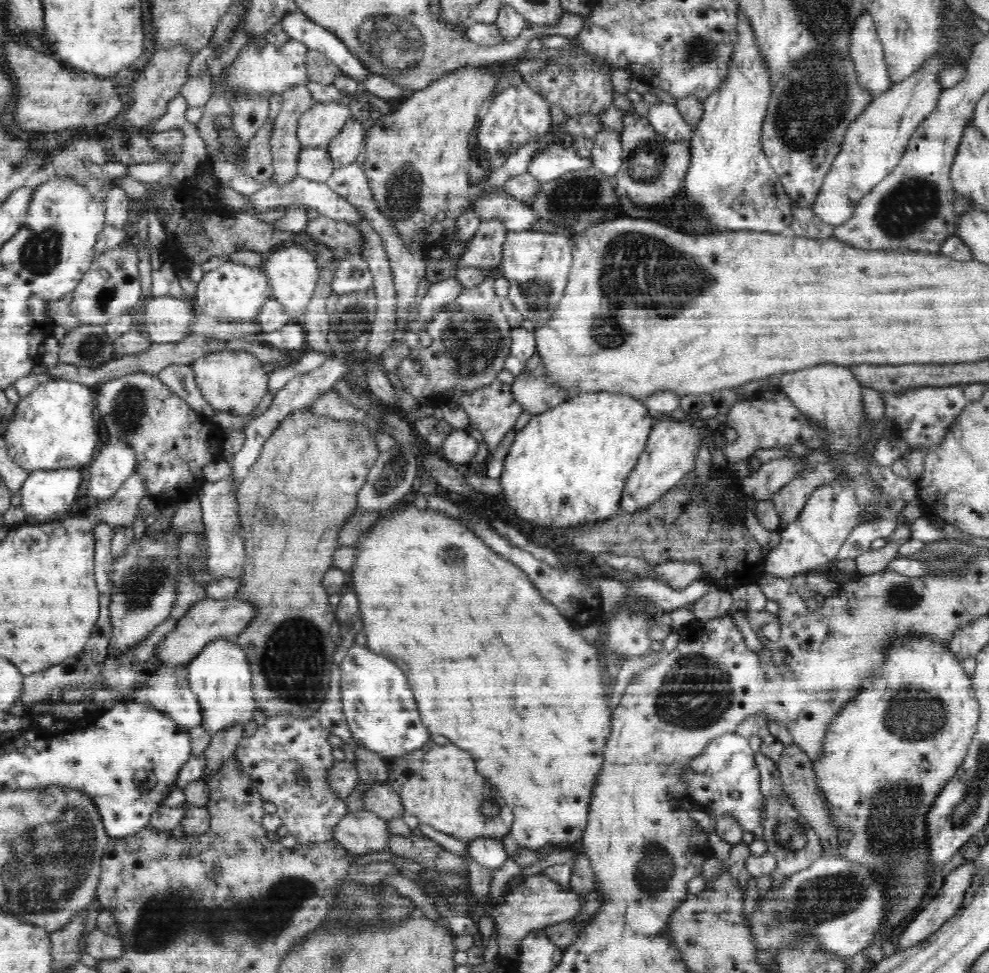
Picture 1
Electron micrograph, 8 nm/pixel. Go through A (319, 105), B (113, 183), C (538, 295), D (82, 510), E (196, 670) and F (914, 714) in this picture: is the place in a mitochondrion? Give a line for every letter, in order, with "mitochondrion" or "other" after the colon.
A: other
B: other
C: mitochondrion
D: other
E: other
F: mitochondrion

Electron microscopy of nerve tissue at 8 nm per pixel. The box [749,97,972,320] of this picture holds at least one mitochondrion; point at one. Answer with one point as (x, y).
(905, 210)

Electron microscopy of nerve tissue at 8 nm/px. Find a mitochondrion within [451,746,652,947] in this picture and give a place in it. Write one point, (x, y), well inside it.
(486, 813)

